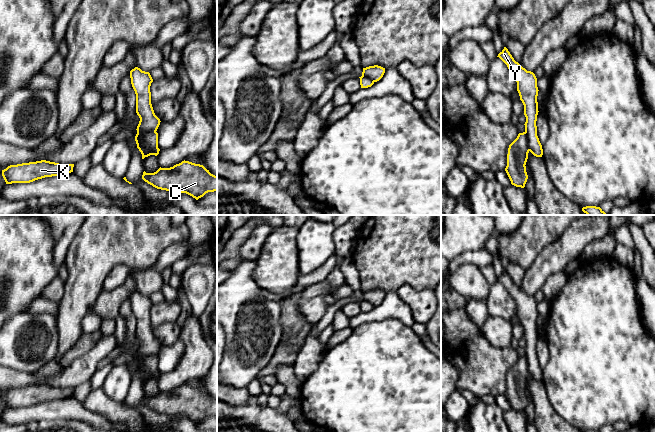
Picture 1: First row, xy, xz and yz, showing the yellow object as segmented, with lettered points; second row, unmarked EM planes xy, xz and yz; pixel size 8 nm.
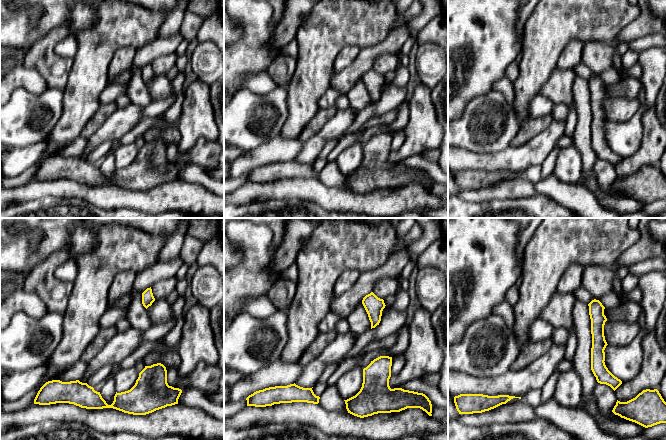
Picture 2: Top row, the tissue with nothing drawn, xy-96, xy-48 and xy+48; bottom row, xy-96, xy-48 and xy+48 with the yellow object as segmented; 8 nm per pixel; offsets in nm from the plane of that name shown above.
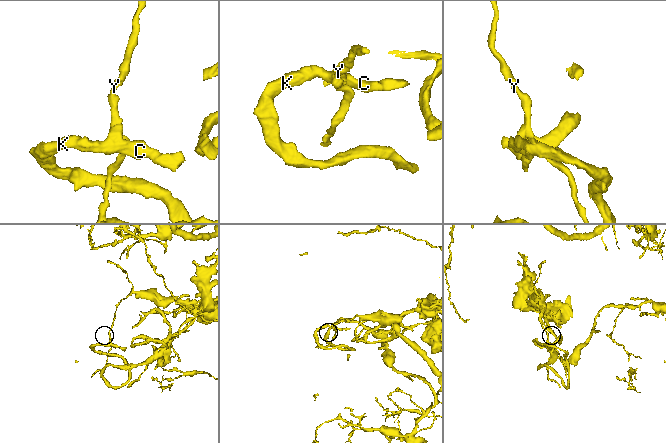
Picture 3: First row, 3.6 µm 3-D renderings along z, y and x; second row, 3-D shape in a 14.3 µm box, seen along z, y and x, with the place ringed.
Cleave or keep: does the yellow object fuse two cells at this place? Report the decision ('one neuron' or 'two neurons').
two neurons

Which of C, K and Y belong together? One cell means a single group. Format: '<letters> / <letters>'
C K / Y

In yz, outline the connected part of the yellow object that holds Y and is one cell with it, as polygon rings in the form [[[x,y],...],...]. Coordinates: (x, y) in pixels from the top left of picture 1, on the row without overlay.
[[[506,271],[498,280],[514,299],[517,306],[517,315],[520,324],[524,329],[524,339],[526,341],[525,357],[528,362],[529,375],[536,381],[542,381],[543,373],[537,360],[537,339],[538,339],[538,311],[537,302],[531,295],[527,295],[518,286],[514,284]]]

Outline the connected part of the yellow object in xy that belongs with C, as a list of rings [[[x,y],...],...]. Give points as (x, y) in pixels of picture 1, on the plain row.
[[[182,385],[154,397],[143,396],[142,403],[153,411],[171,417],[186,417],[196,424],[208,416],[217,415],[217,400],[203,389]]]

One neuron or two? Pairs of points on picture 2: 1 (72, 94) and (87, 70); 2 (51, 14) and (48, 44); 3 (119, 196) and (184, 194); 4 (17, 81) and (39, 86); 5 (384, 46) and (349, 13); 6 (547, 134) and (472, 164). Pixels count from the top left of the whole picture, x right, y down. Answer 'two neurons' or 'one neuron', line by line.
1: one neuron
2: two neurons
3: one neuron
4: one neuron
5: two neurons
6: one neuron

